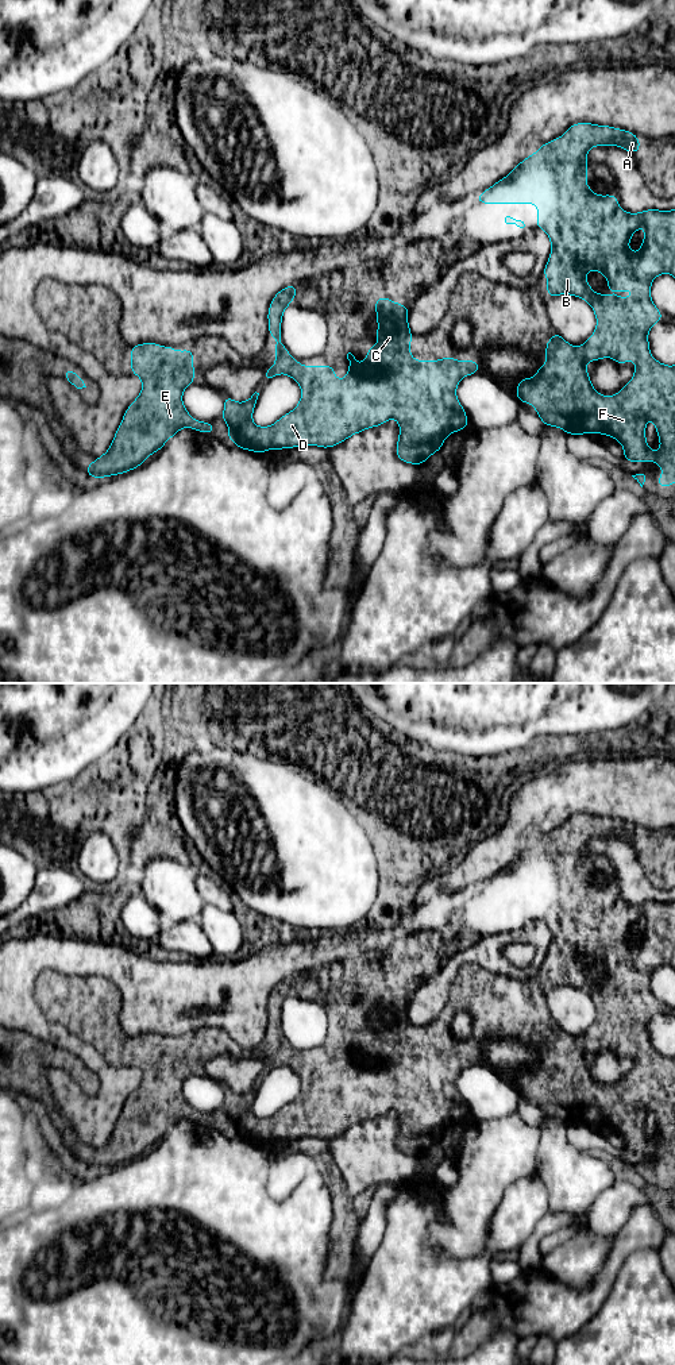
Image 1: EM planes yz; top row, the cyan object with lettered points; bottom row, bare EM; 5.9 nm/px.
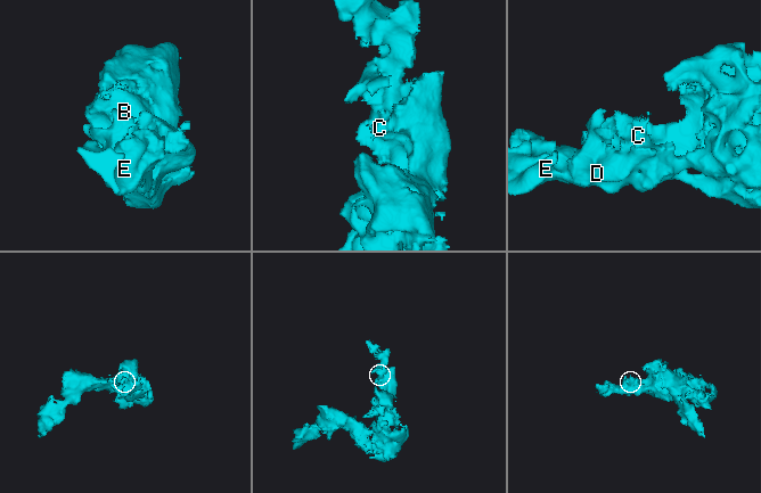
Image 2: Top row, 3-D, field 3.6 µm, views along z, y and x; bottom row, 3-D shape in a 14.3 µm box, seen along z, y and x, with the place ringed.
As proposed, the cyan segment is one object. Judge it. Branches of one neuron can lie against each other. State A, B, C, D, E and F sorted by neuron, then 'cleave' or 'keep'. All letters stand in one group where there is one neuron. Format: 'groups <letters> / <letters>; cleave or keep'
groups A B C D E F; keep

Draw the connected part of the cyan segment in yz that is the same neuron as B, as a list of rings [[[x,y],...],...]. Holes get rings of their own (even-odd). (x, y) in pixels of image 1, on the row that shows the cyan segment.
[[[575,123],[560,138],[544,143],[535,154],[520,162],[505,178],[497,181],[475,198],[482,204],[535,204],[537,207],[536,224],[547,232],[552,246],[543,270],[543,274],[547,275],[547,293],[551,298],[559,294],[579,297],[591,305],[597,317],[594,333],[580,347],[571,346],[555,332],[545,344],[545,363],[536,371],[533,378],[520,379],[516,394],[520,402],[533,405],[543,425],[562,428],[568,435],[598,432],[618,440],[622,444],[626,460],[657,463],[663,477],[656,478],[656,483],[667,489],[671,483],[675,483],[675,366],[663,365],[651,355],[648,332],[653,324],[663,319],[663,315],[651,300],[651,284],[663,273],[670,273],[675,278],[675,209],[647,209],[639,213],[629,213],[618,205],[616,196],[593,193],[586,184],[589,171],[586,155],[594,146],[618,146],[629,153],[640,151],[640,140],[633,132],[610,126]],[[640,227],[645,230],[645,235],[640,250],[632,252],[629,240]],[[590,270],[597,270],[606,277],[608,290],[636,290],[637,294],[626,296],[622,300],[620,296],[595,293],[586,279],[586,273]],[[602,358],[613,358],[620,365],[628,360],[636,363],[633,378],[614,396],[601,396],[593,387],[586,369],[587,362]],[[648,419],[653,421],[660,440],[657,452],[647,446],[645,427]]]

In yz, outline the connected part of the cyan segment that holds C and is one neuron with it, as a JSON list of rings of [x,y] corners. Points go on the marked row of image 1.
[[[297,285],[279,290],[271,300],[267,320],[269,332],[275,343],[275,362],[265,371],[265,381],[278,374],[292,377],[301,386],[301,400],[289,413],[273,425],[258,427],[252,421],[252,412],[259,393],[250,400],[236,402],[224,398],[221,414],[230,432],[225,437],[235,441],[238,448],[262,454],[266,450],[293,448],[298,446],[317,446],[329,448],[364,429],[385,424],[396,419],[400,435],[396,447],[400,460],[423,464],[432,454],[440,451],[446,437],[468,427],[467,414],[456,397],[456,386],[463,377],[478,373],[477,360],[455,360],[452,356],[439,360],[417,360],[410,356],[412,332],[409,329],[408,306],[378,297],[375,312],[378,321],[378,343],[367,350],[367,358],[359,365],[348,352],[348,373],[343,379],[335,378],[333,366],[302,366],[292,356],[281,342],[281,323],[284,311],[296,298]]]

